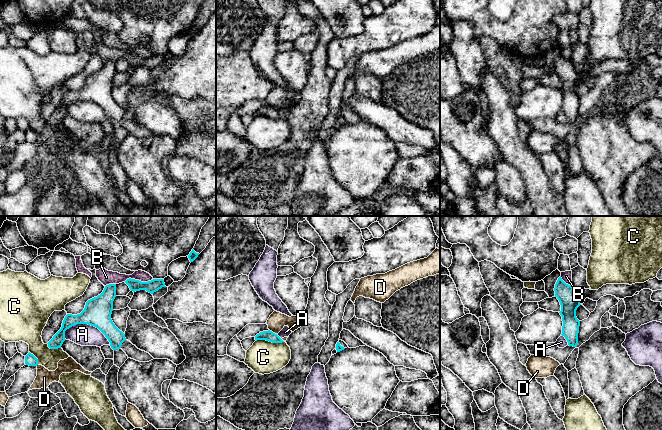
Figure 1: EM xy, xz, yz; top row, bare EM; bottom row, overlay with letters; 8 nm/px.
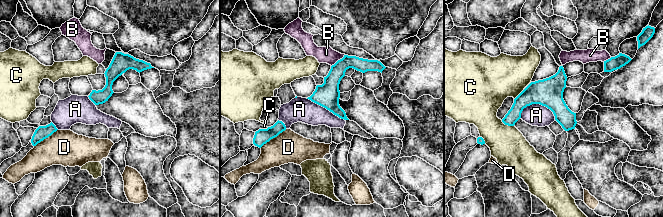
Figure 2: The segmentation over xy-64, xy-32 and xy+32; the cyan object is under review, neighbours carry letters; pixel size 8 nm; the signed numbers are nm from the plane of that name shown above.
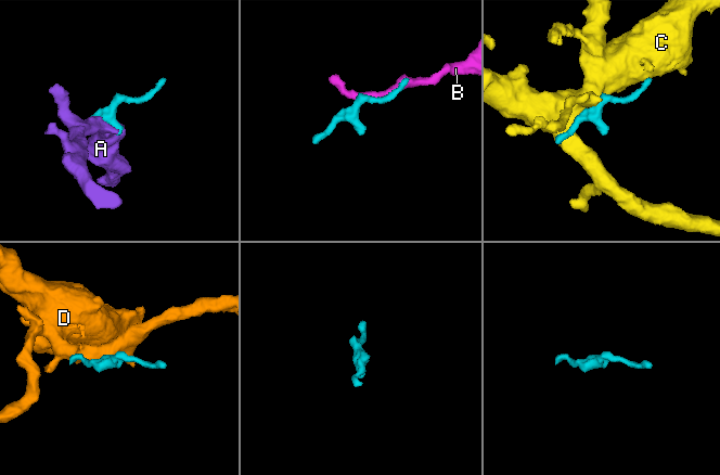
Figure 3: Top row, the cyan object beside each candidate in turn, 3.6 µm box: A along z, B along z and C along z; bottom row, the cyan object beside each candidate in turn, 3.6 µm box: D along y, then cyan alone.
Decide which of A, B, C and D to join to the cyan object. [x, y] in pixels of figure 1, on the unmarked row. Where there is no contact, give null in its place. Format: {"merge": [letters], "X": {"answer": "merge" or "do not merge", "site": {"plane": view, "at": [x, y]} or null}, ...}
{"merge": [], "A": {"answer": "do not merge", "site": {"plane": "xy", "at": [89, 100]}}, "B": {"answer": "do not merge", "site": {"plane": "xy", "at": [138, 56]}}, "C": {"answer": "do not merge", "site": {"plane": "xz", "at": [270, 117]}}, "D": {"answer": "do not merge", "site": {"plane": "xz", "at": [272, 108]}}}

